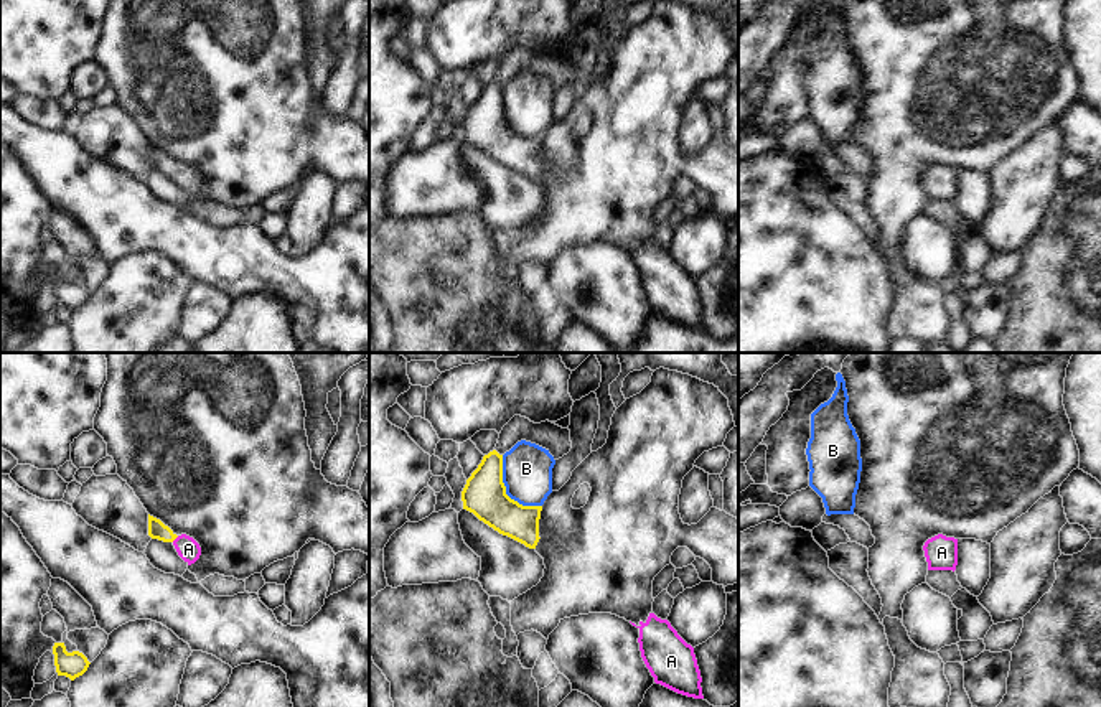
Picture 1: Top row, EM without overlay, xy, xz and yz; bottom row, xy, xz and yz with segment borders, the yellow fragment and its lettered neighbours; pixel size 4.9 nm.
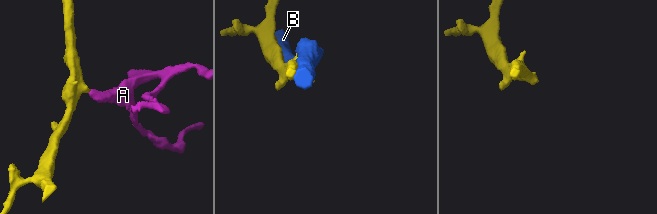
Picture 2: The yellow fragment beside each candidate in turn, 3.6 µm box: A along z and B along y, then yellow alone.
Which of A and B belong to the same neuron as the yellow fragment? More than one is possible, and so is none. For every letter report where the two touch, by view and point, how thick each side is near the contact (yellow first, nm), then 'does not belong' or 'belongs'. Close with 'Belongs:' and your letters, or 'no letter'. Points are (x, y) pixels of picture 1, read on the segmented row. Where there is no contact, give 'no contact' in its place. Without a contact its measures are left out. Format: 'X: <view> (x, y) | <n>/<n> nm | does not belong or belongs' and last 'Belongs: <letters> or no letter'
A: xy (175, 538) | 90/110 nm | belongs
B: xz (505, 491) | 200/240 nm | does not belong
Belongs: A

